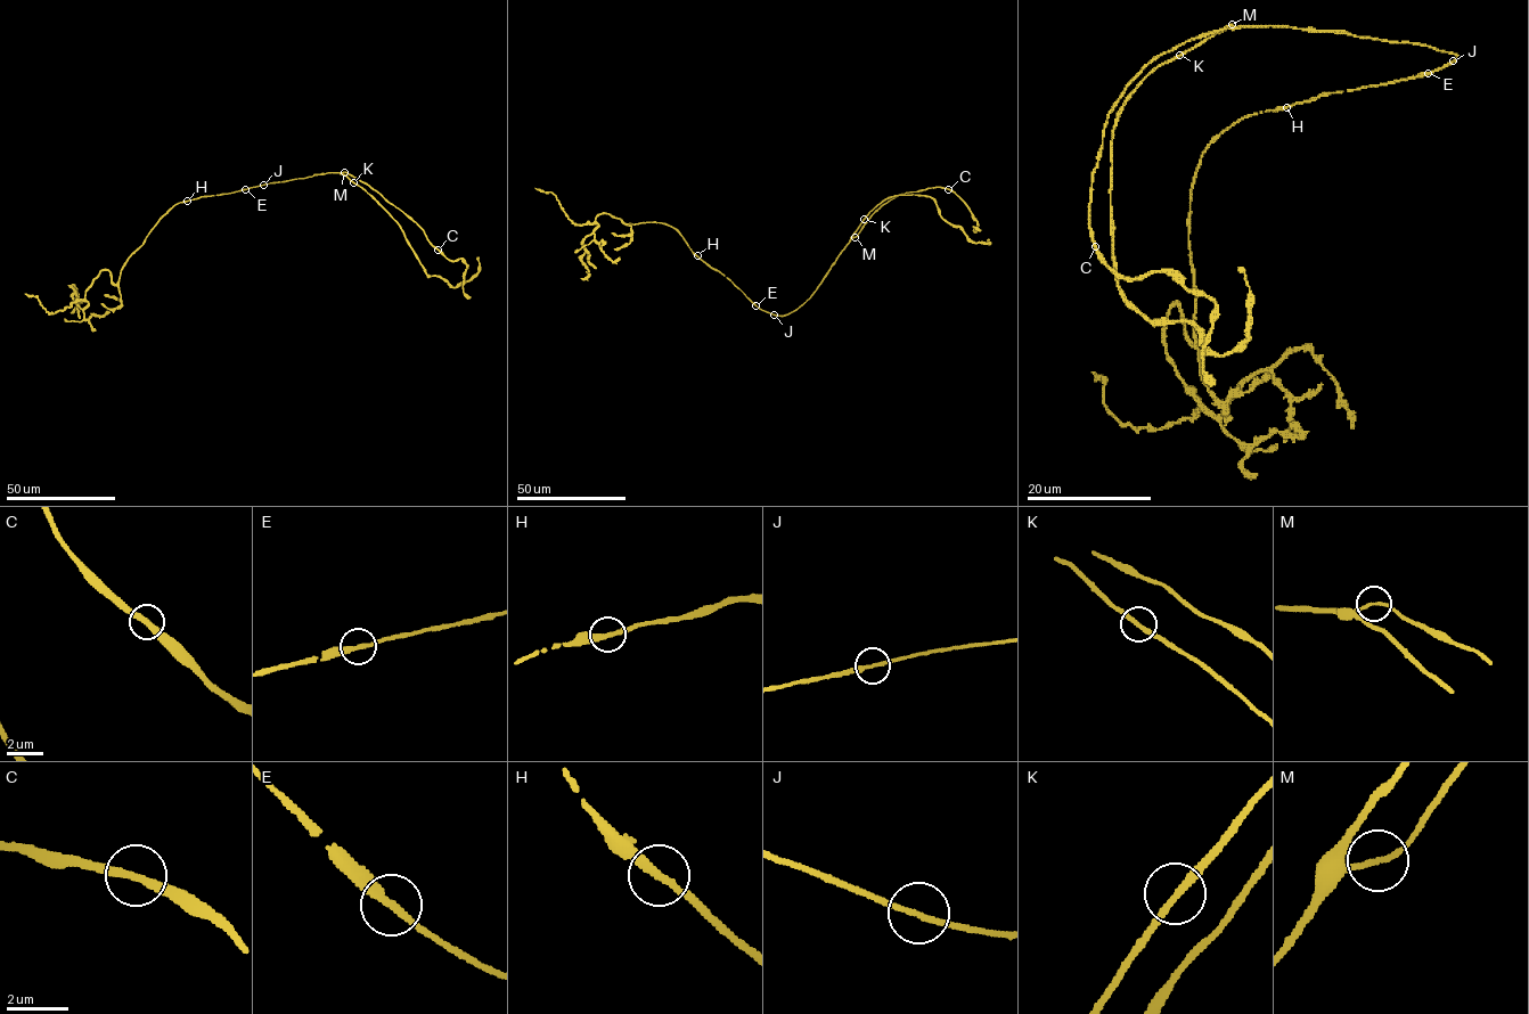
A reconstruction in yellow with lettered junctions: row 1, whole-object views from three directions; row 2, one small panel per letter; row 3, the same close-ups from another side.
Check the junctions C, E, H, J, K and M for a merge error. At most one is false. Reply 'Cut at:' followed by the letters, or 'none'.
Cut at: none

